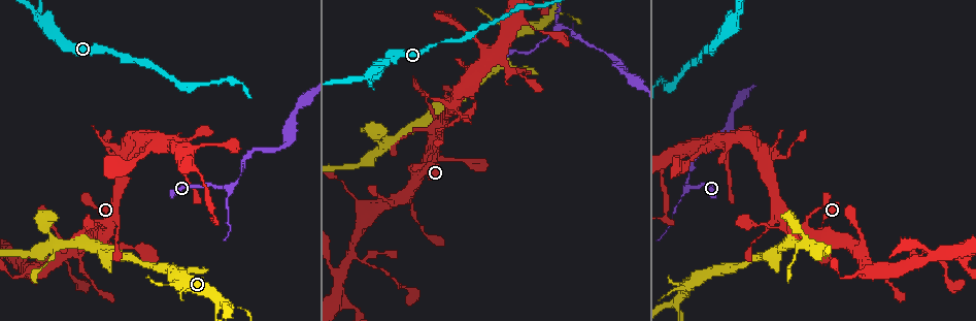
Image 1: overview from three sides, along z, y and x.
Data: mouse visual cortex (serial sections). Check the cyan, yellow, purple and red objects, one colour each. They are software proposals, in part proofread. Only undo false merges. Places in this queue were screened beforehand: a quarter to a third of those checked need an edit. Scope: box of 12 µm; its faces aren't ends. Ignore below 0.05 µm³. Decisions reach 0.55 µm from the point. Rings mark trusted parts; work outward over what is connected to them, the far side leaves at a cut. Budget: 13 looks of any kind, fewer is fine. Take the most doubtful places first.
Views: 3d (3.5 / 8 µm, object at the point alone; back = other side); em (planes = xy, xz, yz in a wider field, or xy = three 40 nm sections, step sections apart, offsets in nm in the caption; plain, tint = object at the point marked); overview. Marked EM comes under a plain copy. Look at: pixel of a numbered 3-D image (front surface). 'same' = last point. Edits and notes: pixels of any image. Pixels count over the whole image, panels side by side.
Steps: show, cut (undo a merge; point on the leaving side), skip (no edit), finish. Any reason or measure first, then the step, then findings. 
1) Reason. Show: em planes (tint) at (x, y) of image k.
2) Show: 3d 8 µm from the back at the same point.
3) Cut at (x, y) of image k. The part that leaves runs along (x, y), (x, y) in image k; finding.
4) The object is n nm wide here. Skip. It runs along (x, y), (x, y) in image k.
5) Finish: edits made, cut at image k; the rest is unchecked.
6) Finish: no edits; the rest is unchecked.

Sudden change in width. Show: 3d 3.5 µm at (39, 17) of image 1.

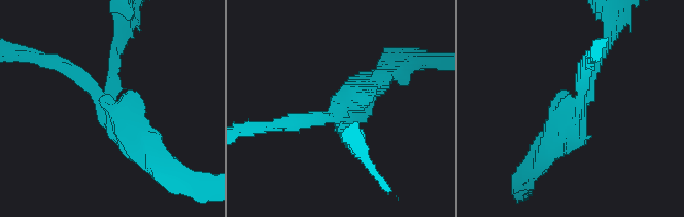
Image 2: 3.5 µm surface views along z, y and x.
3 arms meet here; the arms are 150, 250, 400 nm wide; need the tissue. Show: em xy step 3 (tint) at (109, 110) of image 2.

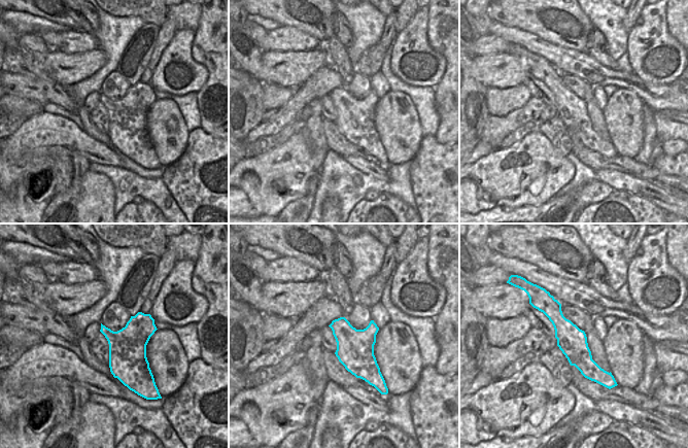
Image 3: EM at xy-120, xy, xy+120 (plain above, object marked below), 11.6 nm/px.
Cut at (113, 57) of image 2. The part that leaves runs along (586, 102), (591, 96), (596, 68), (610, 48) in image 2; two cells meet here.

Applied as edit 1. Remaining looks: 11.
Sharp bend. Show: 3d 3.5 µm at (688, 172) of image 1.

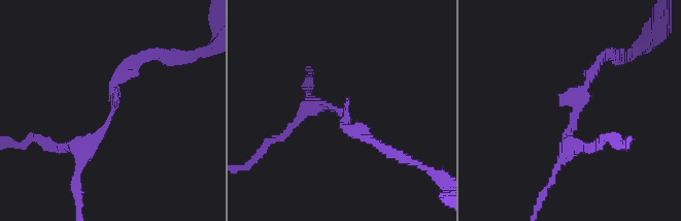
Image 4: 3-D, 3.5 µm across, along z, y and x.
Show: em xy step 1 (tint) at (343, 116) of image 4.

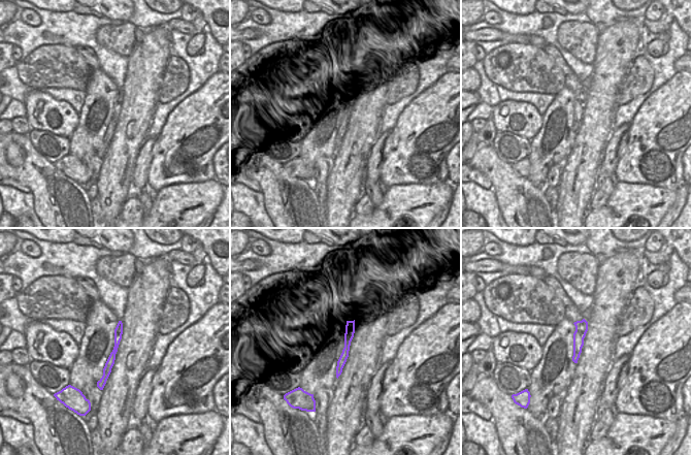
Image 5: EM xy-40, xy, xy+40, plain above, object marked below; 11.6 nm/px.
The arms are 150, 200 nm wide. Skip. It runs along (120, 324), (117, 346), (100, 386) in image 5; all the same cell.

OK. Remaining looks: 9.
Calibre changes. Show: 3d 3.5 µm at (216, 298) of image 1.

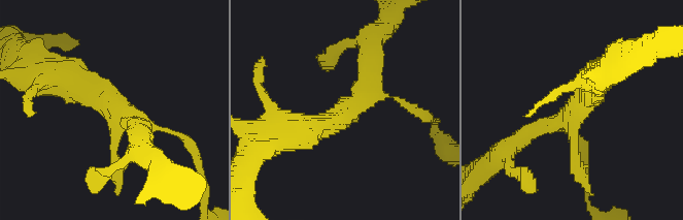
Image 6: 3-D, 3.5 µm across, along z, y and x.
4 arms meet here; the arms are 100, 150, 300, 400 nm wide; now the EM. Show: em planes (tint) at (572, 113) of image 6.

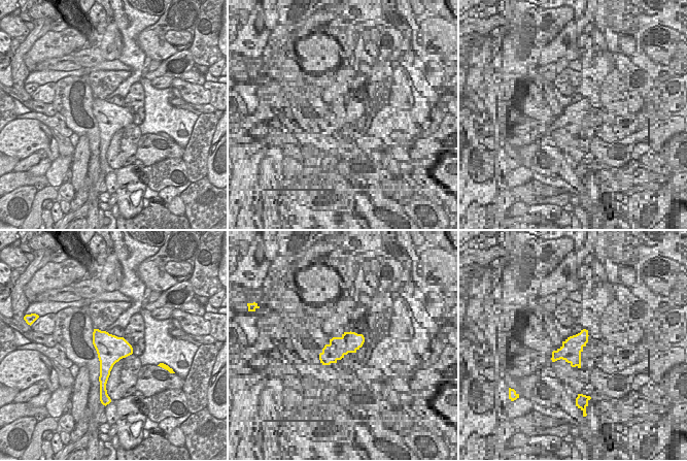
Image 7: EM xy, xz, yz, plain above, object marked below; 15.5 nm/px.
Skip. It runs along (297, 131), (369, 95), (373, 55) in image 6; one cell here.

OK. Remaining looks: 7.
Calibre changes. Show: 3d 3.5 µm from the back at (857, 275) of image 1.

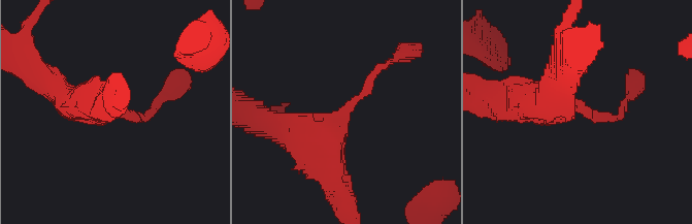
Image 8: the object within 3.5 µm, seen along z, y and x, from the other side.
Show: em planes (tint) at (351, 105) of image 8.

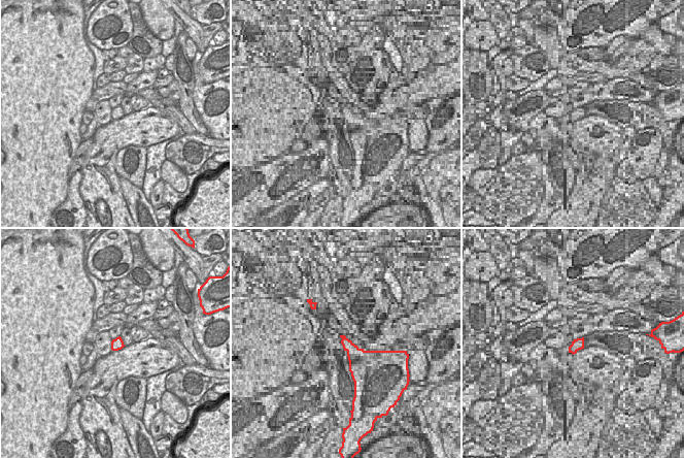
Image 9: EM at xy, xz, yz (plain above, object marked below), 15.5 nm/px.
Another direction. Show: em xy step 5 (tint) at the same point.

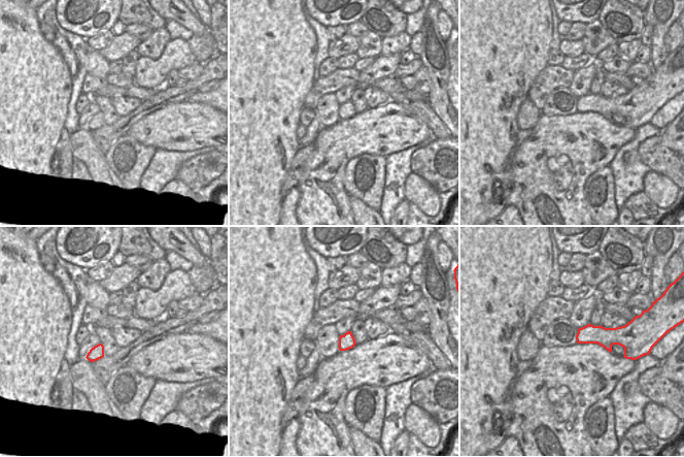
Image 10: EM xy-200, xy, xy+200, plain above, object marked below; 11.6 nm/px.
Skip. It runs along (298, 137), (327, 135), (390, 61) in image 8; continuous, no second cell.

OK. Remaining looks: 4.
Four or more arms meet. Show: 3d 8 µm at (716, 140) of image 1.

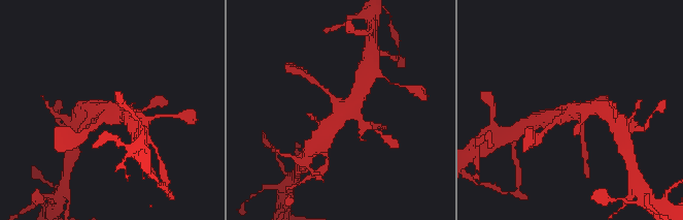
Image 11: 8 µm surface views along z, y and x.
Show: 3d 3.5 µm at (349, 109) of image 11.

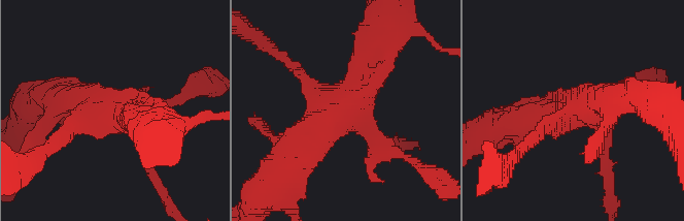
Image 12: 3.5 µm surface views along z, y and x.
Show: em planes (tint) at (575, 107) of image 12.

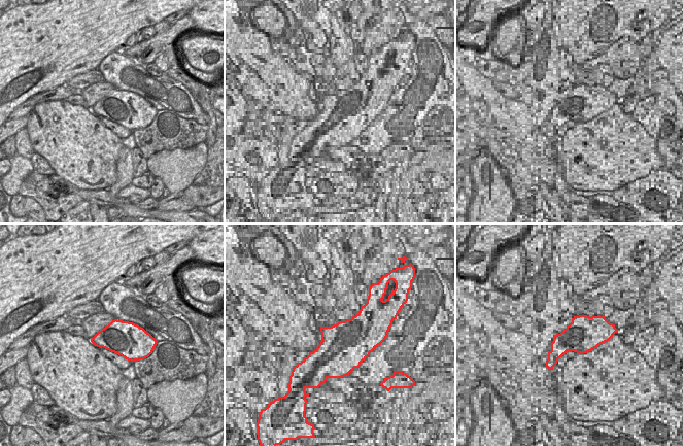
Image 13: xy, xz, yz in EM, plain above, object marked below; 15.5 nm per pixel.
Skip. It runs along (289, 157), (378, 60) in image 12; continuous, no second cell.

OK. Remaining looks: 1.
Finish: edits made, cut at image 2; the rest is unchecked.

